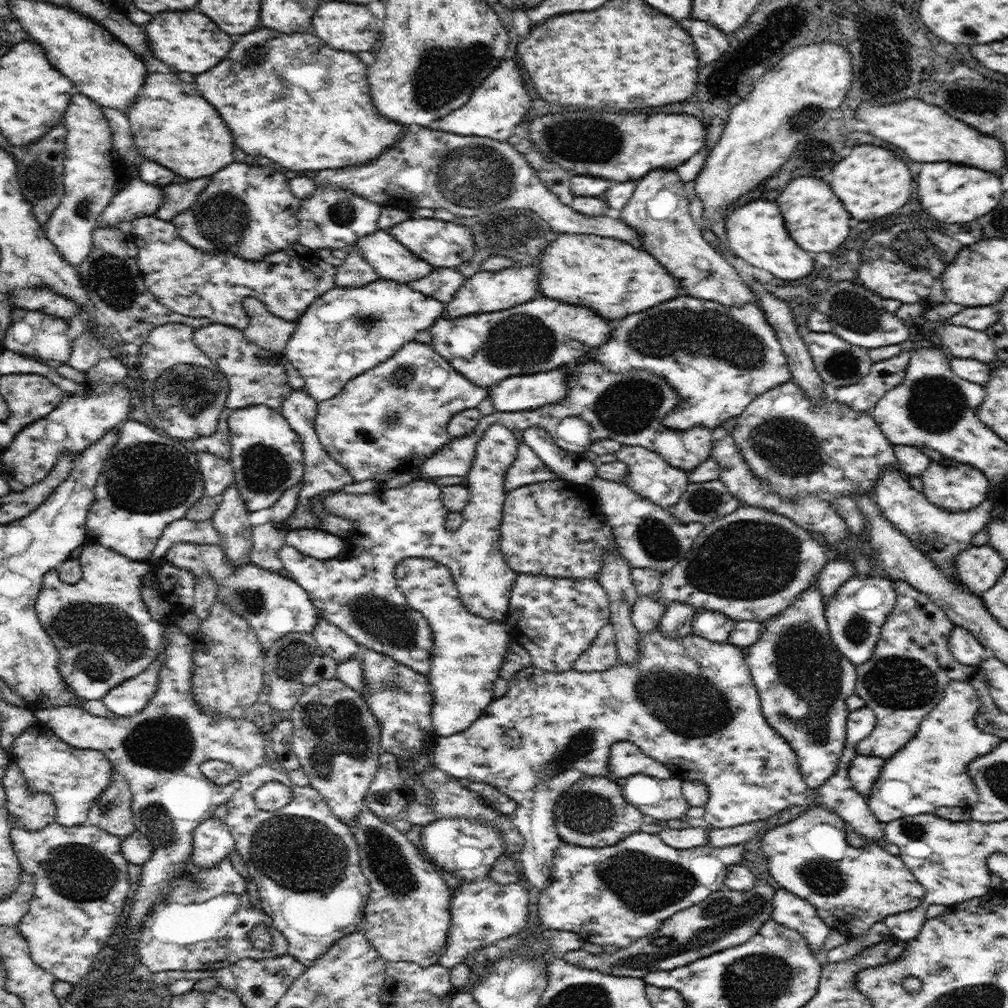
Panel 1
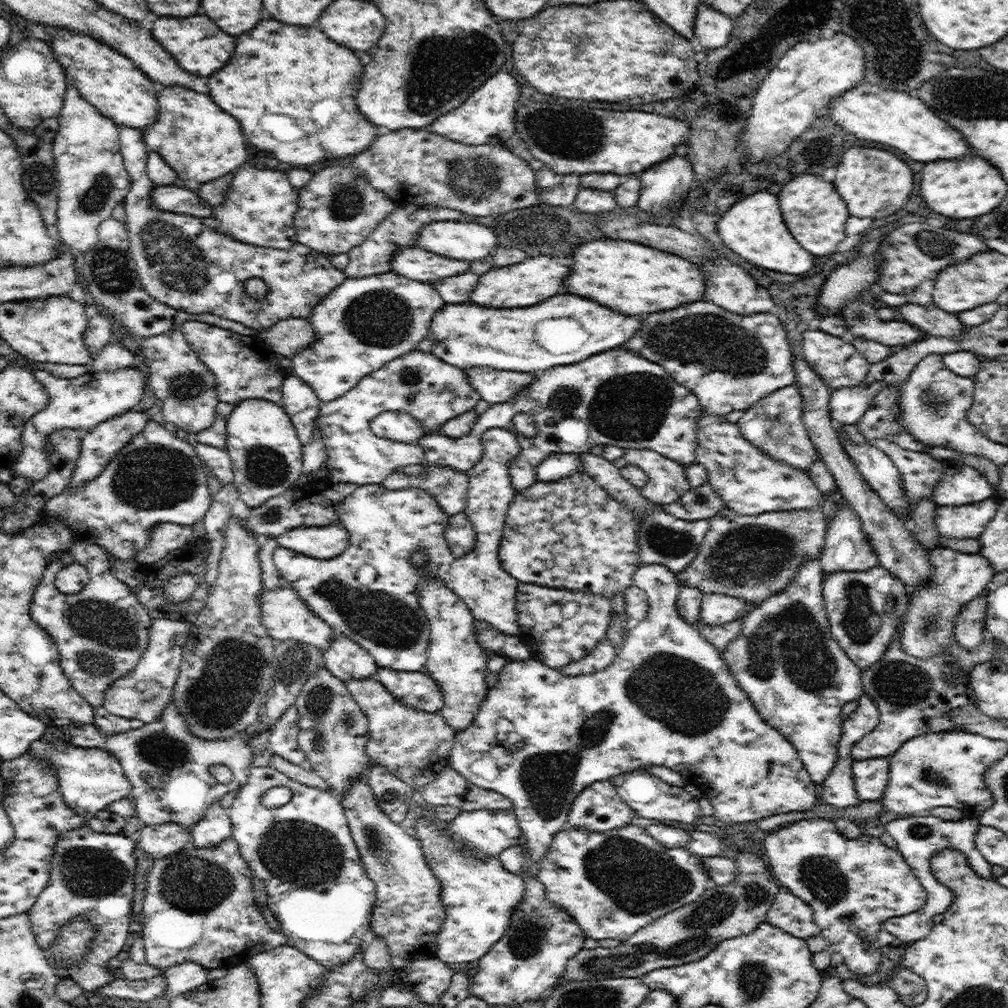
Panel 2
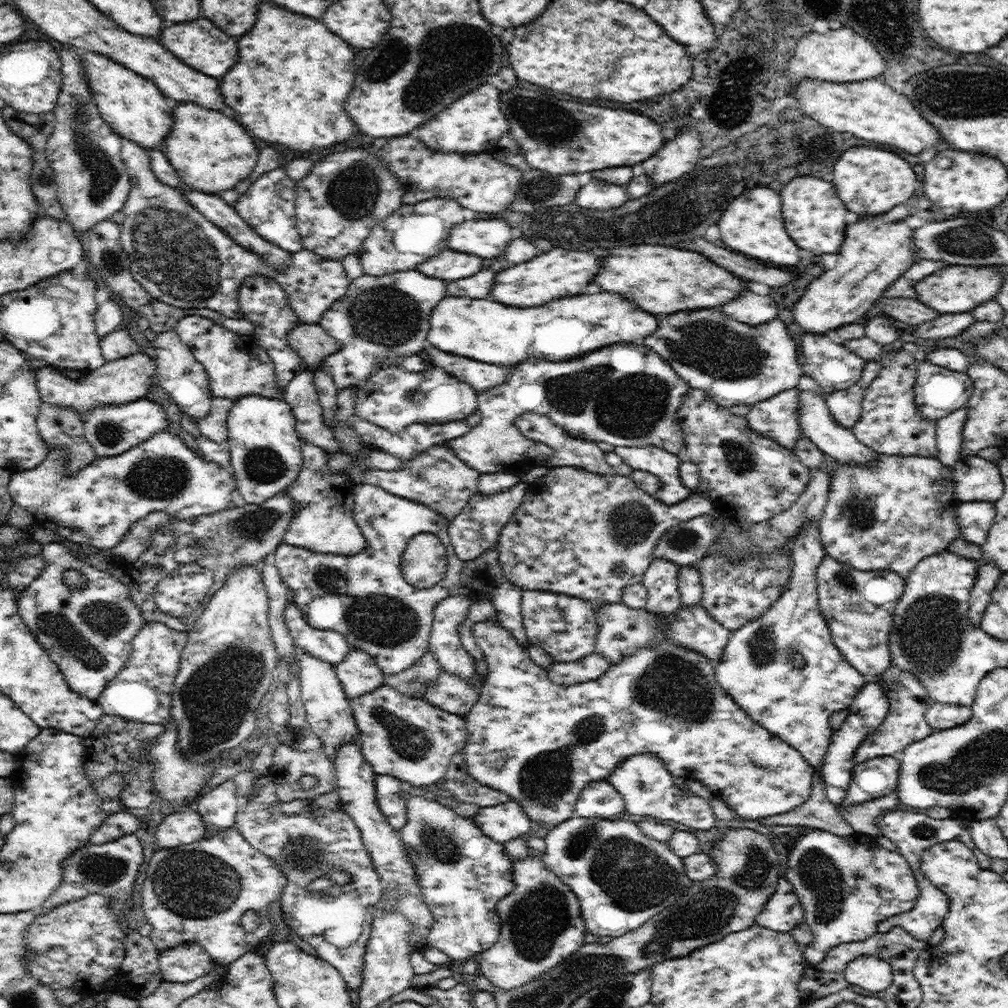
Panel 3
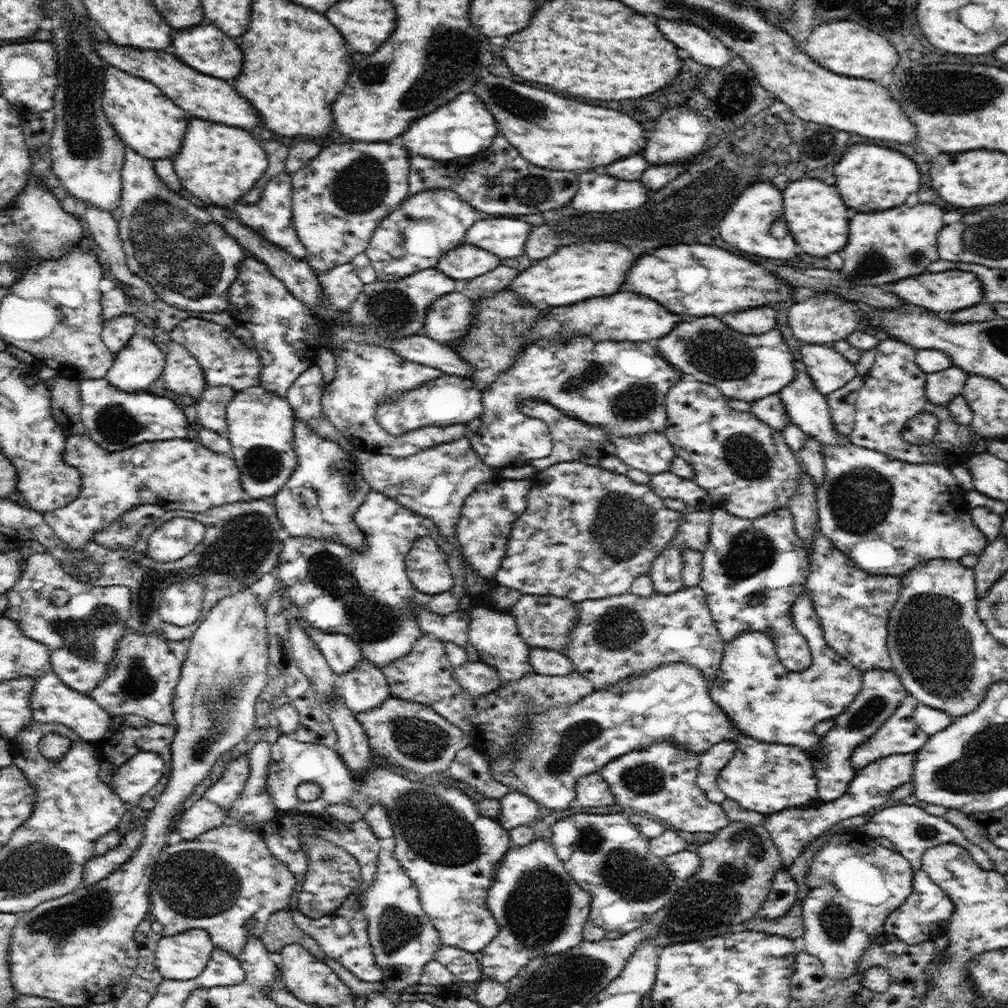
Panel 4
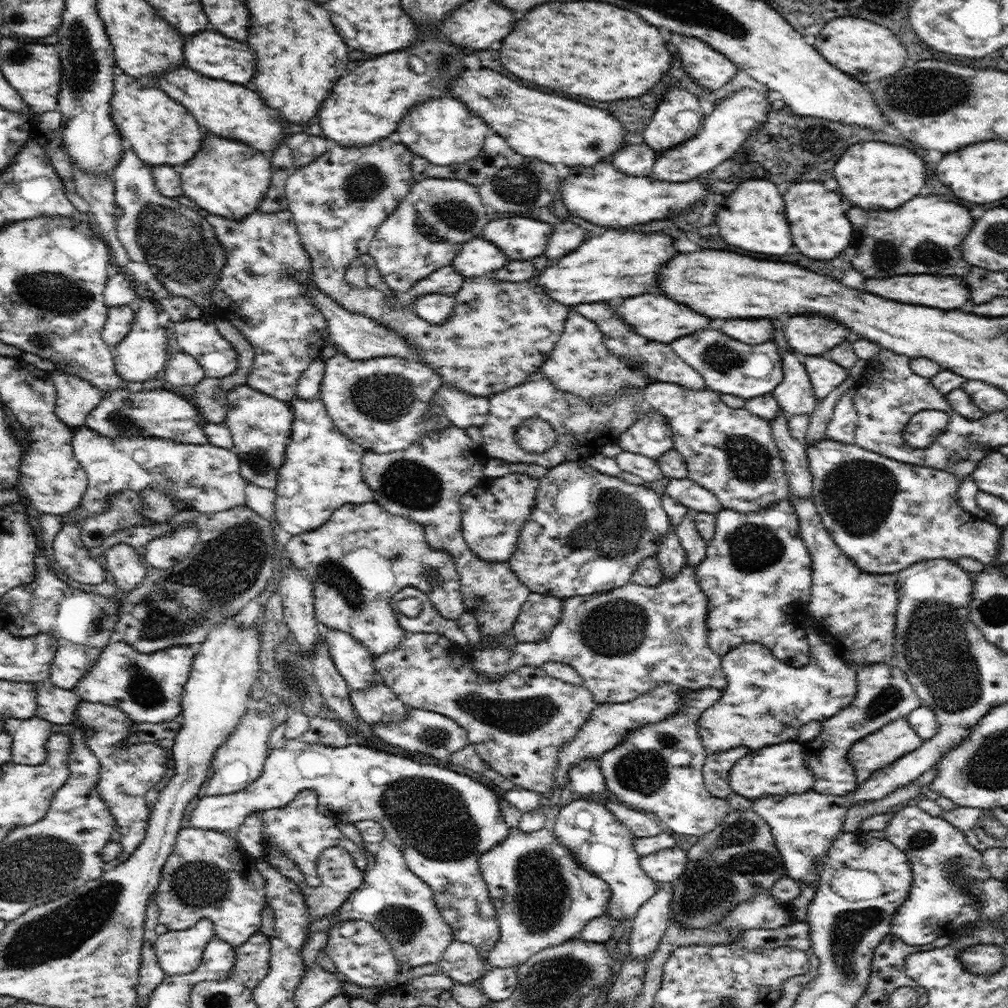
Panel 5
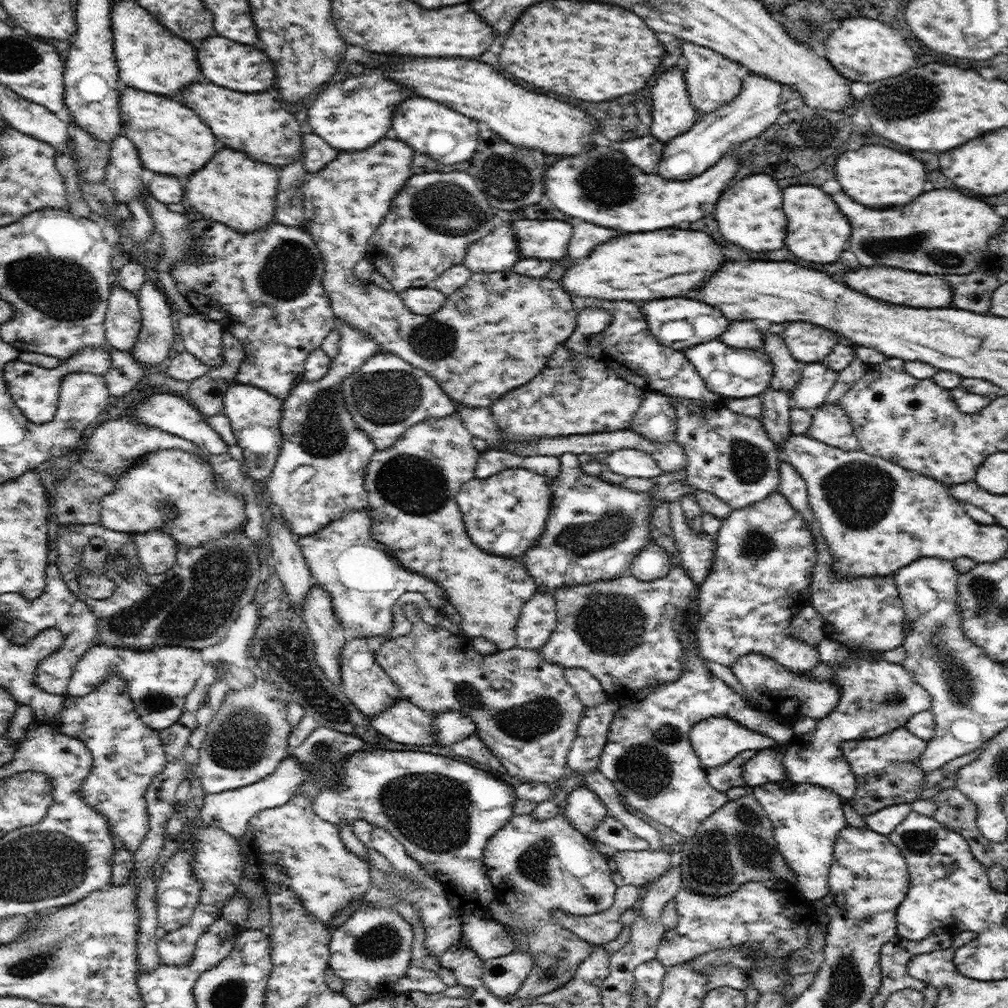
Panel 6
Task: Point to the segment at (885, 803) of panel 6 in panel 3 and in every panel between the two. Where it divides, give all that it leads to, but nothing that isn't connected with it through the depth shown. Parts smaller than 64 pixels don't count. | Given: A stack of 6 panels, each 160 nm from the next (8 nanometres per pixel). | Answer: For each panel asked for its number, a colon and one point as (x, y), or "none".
3: (905, 723)
4: (900, 734)
5: (881, 748)

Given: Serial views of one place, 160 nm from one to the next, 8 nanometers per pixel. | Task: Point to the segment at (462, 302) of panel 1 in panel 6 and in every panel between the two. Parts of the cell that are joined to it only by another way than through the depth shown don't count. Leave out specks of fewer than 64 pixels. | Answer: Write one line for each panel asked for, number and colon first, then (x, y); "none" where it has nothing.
2: (525, 284)
3: (556, 273)
4: (574, 273)
5: (619, 264)
6: (644, 265)

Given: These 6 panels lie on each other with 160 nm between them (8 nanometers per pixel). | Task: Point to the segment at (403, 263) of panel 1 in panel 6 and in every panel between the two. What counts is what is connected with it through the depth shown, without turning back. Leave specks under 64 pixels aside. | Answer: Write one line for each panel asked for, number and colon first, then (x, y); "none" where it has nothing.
2: (413, 262)
3: (449, 265)
4: (468, 261)
5: (479, 256)
6: (498, 251)

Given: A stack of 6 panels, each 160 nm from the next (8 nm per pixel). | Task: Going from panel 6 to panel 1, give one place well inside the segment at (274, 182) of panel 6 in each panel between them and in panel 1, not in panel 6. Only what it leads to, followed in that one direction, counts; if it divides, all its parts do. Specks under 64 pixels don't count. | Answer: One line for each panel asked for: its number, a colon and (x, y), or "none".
1: (172, 124)
2: (201, 142)
3: (211, 152)
4: (218, 164)
5: (228, 178)

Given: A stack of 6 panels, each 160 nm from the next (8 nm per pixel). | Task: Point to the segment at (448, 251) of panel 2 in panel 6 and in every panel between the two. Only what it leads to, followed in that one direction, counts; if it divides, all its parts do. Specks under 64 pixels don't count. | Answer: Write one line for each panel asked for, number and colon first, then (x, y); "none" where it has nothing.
3: (487, 238)
4: (506, 236)
5: (520, 237)
6: (548, 239)

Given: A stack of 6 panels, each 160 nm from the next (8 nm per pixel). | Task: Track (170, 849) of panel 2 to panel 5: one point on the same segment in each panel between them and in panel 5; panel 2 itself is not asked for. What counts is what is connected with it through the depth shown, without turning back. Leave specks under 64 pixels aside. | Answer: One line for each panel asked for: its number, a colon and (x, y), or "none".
3: (183, 827)
4: (203, 815)
5: (443, 821)

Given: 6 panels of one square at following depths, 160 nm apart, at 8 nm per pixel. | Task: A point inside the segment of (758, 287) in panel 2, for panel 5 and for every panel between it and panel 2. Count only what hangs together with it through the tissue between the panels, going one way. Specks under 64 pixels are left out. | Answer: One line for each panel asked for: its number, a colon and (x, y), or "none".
3: (751, 309)
4: (758, 321)
5: (752, 332)

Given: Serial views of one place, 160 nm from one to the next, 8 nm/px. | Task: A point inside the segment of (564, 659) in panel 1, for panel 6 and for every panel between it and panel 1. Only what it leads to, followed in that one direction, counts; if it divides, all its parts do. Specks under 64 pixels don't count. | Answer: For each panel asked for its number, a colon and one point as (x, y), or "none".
2: (561, 626)
3: (566, 627)
4: (546, 622)
5: (540, 613)
6: (538, 619)

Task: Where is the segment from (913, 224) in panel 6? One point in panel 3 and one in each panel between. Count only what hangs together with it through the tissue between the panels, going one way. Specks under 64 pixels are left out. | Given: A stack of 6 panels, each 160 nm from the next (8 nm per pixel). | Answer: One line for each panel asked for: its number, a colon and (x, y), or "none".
3: (875, 253)
4: (884, 247)
5: (893, 242)

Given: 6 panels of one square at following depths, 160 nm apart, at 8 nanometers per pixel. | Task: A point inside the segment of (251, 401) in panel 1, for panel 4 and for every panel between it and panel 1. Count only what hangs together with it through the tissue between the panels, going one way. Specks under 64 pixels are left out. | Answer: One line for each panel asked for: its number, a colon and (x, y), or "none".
2: (245, 368)
3: (236, 366)
4: (226, 361)

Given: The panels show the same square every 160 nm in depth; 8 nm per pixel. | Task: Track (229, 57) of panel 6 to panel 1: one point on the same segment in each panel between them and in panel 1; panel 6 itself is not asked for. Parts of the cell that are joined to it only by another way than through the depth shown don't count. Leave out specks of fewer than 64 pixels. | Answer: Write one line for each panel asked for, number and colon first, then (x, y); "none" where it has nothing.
1: (188, 40)
2: (200, 47)
3: (200, 44)
4: (197, 46)
5: (209, 53)

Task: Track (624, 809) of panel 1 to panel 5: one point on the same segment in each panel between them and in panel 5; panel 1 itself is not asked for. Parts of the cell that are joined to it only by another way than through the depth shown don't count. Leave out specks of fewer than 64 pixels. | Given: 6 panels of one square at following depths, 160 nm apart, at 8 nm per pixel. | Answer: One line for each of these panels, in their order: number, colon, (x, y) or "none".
2: (598, 808)
3: (599, 799)
4: (592, 790)
5: (586, 778)

